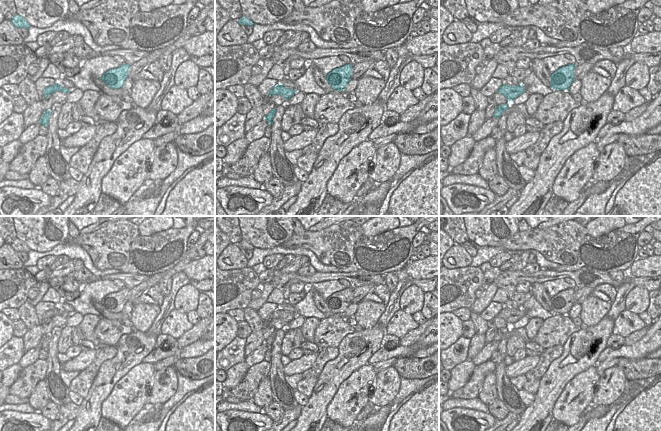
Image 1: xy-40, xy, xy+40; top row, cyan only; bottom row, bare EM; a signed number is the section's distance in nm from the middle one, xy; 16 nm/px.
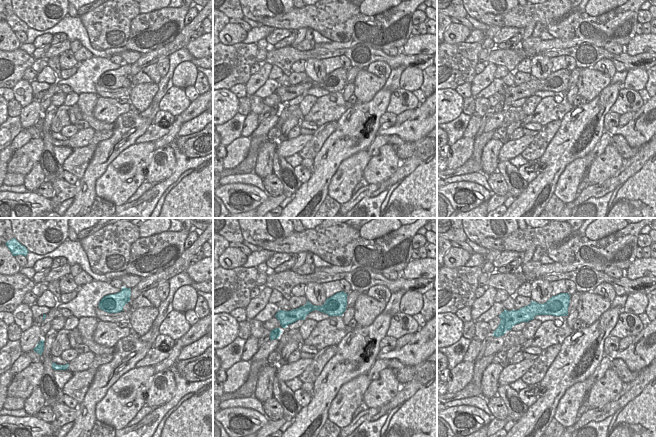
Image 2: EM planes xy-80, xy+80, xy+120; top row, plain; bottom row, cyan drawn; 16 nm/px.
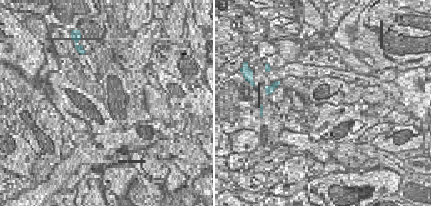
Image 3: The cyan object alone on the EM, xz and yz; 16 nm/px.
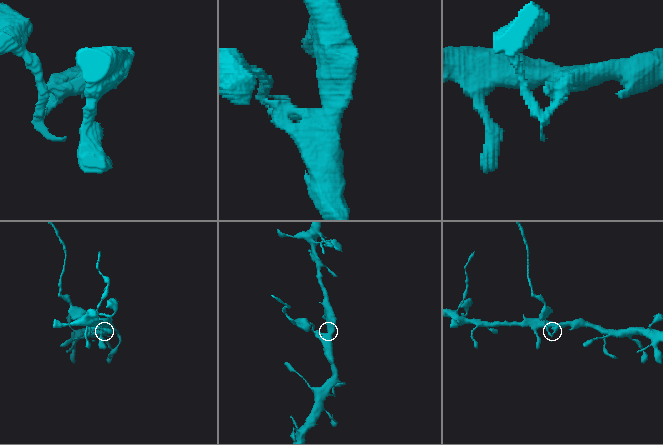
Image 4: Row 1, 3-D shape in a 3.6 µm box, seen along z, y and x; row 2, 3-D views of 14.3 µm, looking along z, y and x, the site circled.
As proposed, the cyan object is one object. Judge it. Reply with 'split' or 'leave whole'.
split

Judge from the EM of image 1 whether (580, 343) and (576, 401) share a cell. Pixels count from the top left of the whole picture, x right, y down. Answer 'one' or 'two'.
two

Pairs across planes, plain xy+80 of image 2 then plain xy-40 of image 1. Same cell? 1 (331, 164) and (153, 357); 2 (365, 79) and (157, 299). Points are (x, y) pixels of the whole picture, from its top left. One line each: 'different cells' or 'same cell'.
1: different cells
2: different cells

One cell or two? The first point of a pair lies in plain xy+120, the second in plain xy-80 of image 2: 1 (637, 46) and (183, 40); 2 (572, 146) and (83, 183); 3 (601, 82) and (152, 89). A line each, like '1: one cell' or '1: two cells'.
1: two cells
2: one cell
3: one cell

